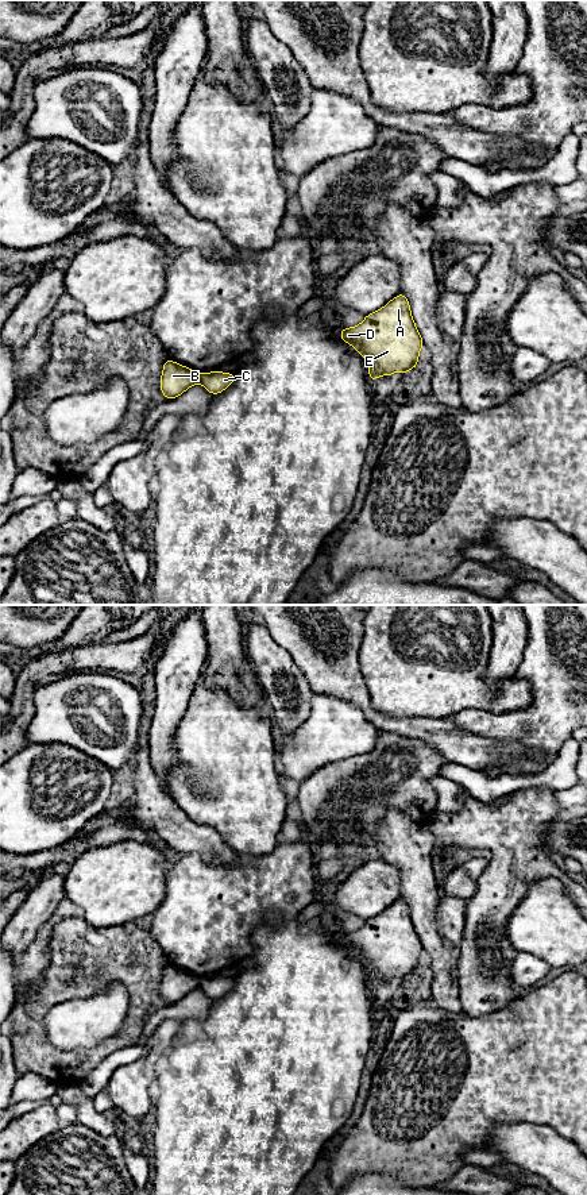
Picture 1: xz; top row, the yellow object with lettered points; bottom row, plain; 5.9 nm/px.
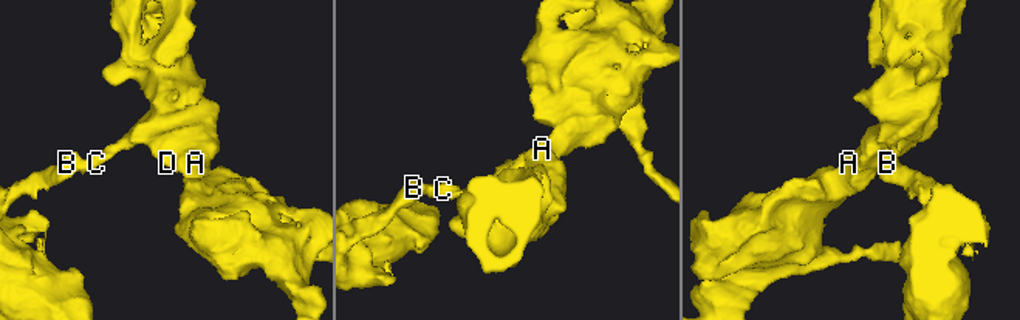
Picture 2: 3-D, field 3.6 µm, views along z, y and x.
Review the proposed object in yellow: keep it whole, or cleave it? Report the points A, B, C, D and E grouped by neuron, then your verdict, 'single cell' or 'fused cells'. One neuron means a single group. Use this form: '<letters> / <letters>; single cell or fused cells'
A C D E / B; fused cells

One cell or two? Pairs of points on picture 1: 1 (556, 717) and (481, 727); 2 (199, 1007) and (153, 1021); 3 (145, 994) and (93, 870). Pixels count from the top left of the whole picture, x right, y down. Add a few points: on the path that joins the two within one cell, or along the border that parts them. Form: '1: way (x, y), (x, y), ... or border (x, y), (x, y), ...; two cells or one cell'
1: way (537, 720), (524, 720), (517, 725), (499, 725); one cell
2: way (188, 1007), (180, 1012), (163, 1013); one cell
3: border (85, 920), (96, 926), (118, 926), (134, 922); two cells

